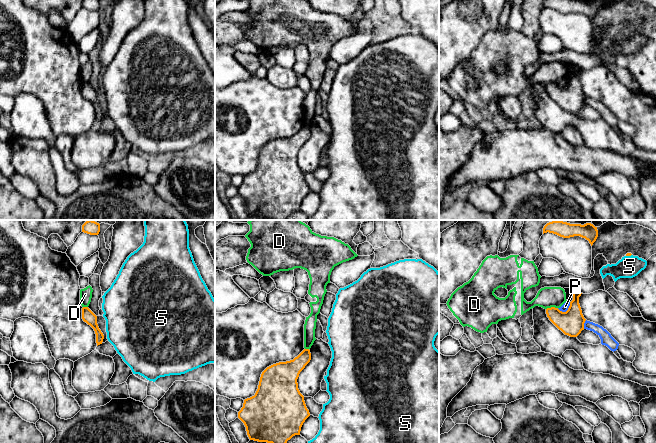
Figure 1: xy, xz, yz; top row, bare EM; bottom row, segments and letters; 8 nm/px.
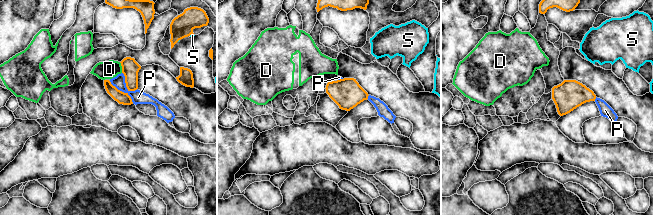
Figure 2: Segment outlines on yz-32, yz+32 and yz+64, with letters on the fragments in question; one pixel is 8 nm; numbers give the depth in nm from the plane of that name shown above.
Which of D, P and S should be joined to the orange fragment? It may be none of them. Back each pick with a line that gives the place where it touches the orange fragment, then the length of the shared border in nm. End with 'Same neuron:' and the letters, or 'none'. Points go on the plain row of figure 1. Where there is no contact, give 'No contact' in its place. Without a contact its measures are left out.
Same neuron: none

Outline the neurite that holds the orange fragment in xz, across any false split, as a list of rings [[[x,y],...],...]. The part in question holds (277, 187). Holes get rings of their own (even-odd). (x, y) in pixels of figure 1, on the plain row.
[[[304,125],[293,136],[273,140],[262,148],[255,171],[245,175],[238,188],[250,216],[286,220],[293,212],[300,211],[301,203],[310,189],[298,165],[297,155],[310,136],[310,126]]]

